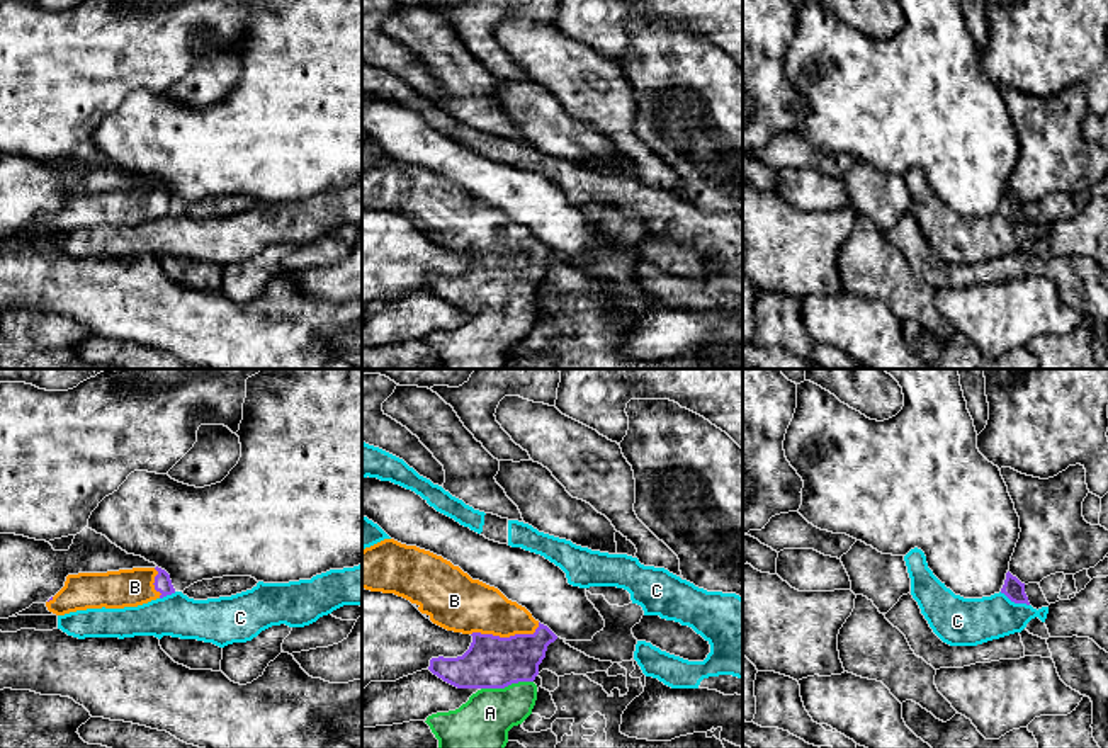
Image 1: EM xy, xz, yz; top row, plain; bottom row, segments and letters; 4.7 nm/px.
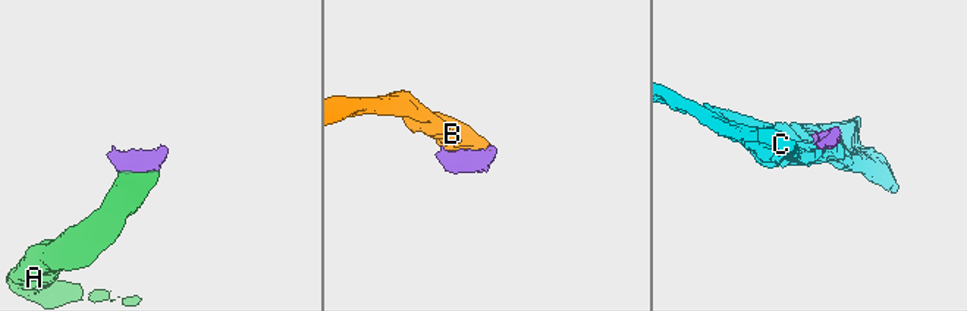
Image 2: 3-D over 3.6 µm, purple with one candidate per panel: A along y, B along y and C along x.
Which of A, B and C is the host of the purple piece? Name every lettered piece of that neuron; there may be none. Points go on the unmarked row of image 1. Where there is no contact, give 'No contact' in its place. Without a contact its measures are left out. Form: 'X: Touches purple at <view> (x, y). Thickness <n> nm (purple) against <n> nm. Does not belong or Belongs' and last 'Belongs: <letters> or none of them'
A: Touches purple at xz (507, 305). Thickness 260 nm (purple) against 280 nm. Belongs
B: Touches purple at xz (507, 257). Thickness 260 nm (purple) against 260 nm. Belongs
C: Touches purple at yz (1015, 221). Thickness 100 nm (purple) against 220 nm. Does not belong
Belongs: A, B

